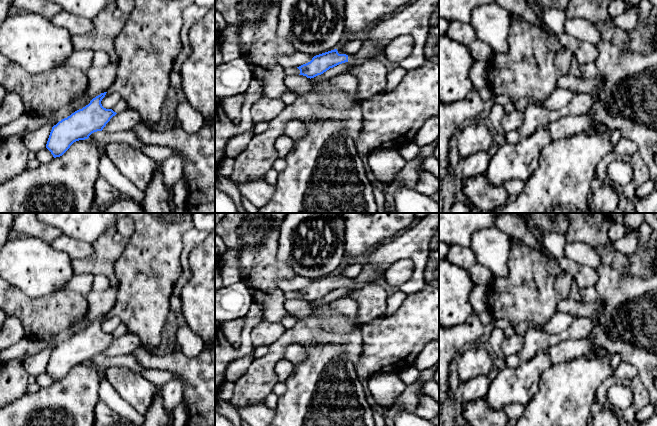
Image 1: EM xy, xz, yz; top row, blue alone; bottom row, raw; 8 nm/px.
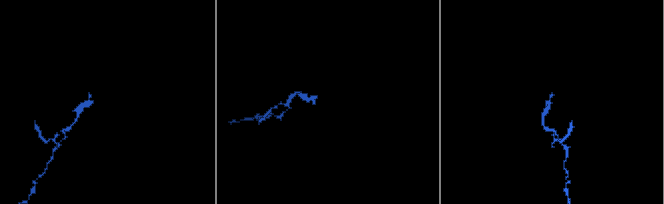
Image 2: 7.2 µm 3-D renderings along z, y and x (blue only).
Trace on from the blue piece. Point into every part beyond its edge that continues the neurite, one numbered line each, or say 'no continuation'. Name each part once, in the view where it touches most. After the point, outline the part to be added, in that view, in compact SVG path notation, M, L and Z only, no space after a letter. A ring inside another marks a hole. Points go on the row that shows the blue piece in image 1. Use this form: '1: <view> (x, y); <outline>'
1: xz (369, 50); M366 41L362 44L357 54L348 55L348 62L354 62L358 59L374 59L384 52L385 46L380 46L373 41Z

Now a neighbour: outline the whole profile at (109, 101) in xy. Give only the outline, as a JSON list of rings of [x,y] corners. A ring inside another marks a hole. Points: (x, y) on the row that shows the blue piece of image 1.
[[[111,93],[102,99],[101,104],[106,109],[112,109],[121,99],[122,97],[120,94]]]

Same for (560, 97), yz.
[[[557,86],[543,102],[542,106],[551,111],[559,110],[563,107],[567,107],[576,94],[574,91]]]

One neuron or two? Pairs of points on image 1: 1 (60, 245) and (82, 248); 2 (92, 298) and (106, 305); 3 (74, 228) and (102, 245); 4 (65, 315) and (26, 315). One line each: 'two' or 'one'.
1: one
2: one
3: two
4: one

